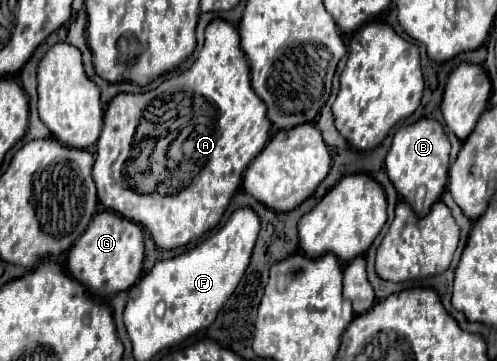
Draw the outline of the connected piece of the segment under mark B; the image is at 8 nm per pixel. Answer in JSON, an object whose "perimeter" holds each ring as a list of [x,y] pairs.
{"perimeter":[[[422,118],[416,124],[404,126],[394,134],[392,146],[386,156],[386,172],[398,194],[410,204],[413,212],[422,218],[430,206],[442,196],[448,182],[450,168],[450,142],[438,120]]]}

